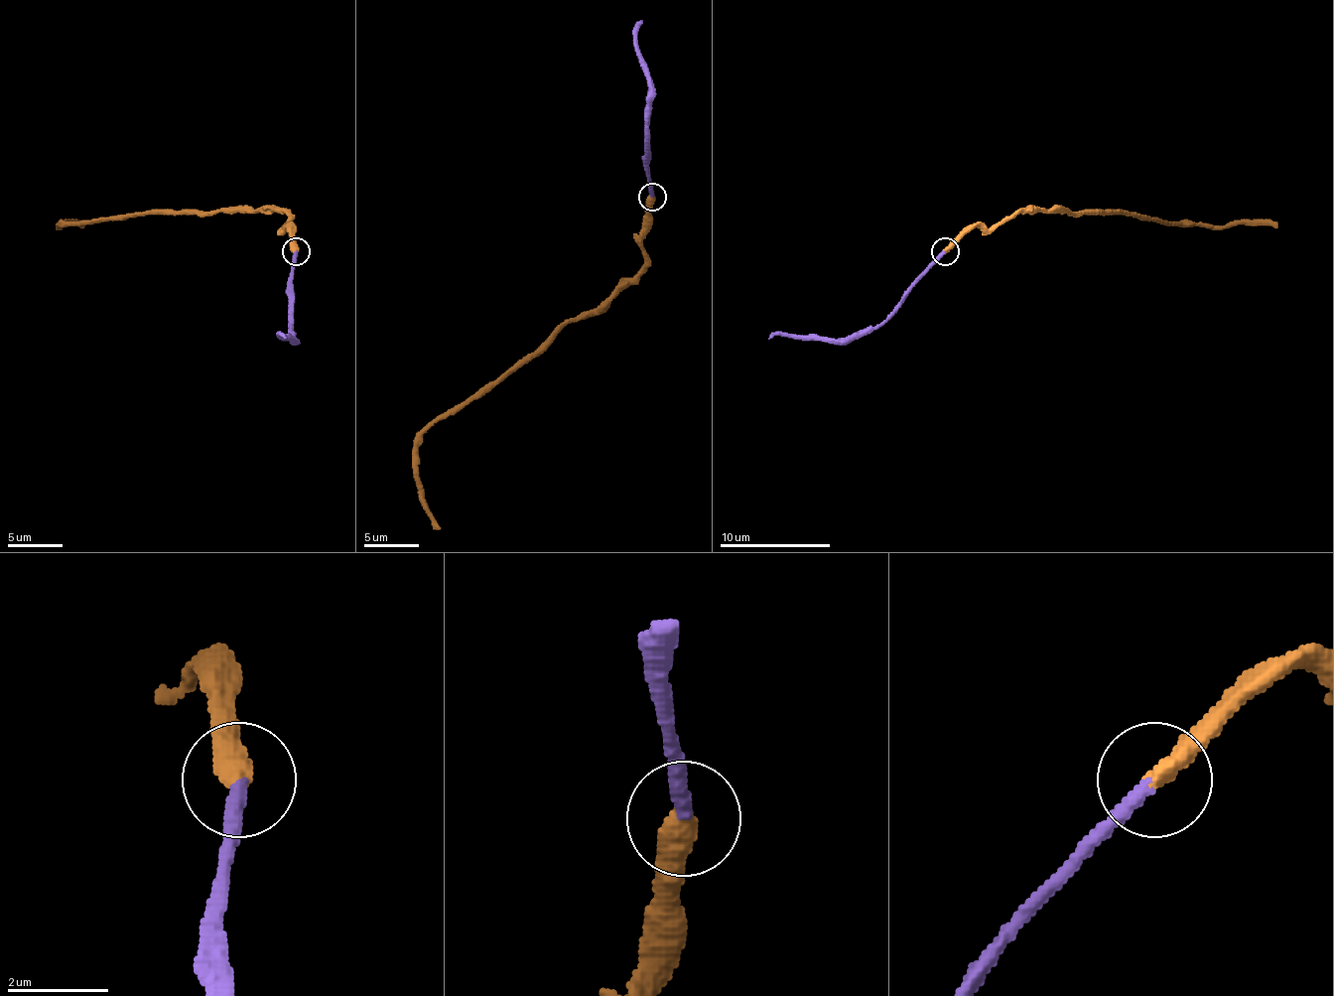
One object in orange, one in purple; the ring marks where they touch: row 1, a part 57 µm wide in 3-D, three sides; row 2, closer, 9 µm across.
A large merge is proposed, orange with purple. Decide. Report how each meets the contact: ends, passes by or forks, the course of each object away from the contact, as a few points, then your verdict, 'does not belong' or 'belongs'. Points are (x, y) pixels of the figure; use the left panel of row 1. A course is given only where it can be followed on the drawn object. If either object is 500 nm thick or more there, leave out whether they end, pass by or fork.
orange ends; purple ends; course orange (296, 250), (288, 225), (285, 228), (288, 217), (282, 212), (138, 212), (61, 225), (77, 222), (82, 228); course purple (296, 250), (291, 325), (293, 339), (280, 334), (285, 339); belongs

